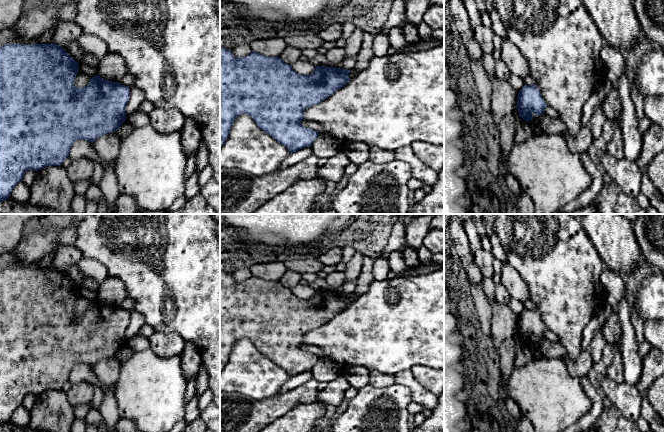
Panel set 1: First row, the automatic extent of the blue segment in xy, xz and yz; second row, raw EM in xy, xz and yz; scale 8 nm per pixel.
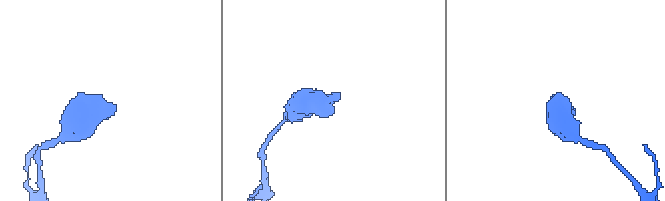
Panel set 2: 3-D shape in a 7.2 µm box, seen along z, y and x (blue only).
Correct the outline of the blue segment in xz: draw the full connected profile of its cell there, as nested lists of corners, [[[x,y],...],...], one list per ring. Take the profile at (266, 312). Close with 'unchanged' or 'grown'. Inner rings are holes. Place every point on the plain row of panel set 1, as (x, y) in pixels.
[[[220,271],[220,372],[228,363],[234,344],[243,337],[251,340],[260,353],[283,368],[291,377],[311,371],[319,357],[301,348],[305,344],[304,335],[344,311],[350,305],[349,297],[350,294],[336,291],[316,290],[309,299],[298,298],[280,281],[268,281],[252,275],[245,281],[237,282],[231,273]]]; unchanged

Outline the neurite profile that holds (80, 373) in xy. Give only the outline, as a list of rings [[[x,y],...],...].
[[[76,364],[69,377],[69,381],[73,384],[80,384],[83,382],[89,383],[94,387],[100,387],[103,391],[103,386],[95,375],[93,368],[85,364]]]

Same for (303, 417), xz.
[[[317,400],[298,404],[259,432],[313,432],[319,419],[326,415],[327,406]]]

